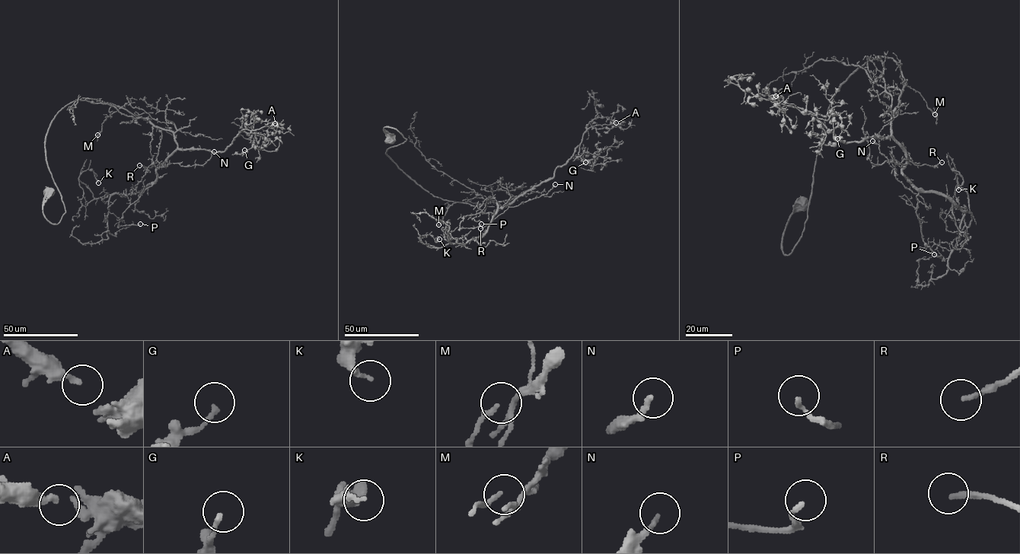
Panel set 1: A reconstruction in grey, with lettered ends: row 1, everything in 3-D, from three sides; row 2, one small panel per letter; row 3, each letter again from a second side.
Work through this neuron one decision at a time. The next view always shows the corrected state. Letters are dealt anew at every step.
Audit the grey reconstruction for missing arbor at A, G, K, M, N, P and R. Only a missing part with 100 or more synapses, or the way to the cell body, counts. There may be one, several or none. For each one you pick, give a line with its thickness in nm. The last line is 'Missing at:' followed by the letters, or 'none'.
Missing at: none

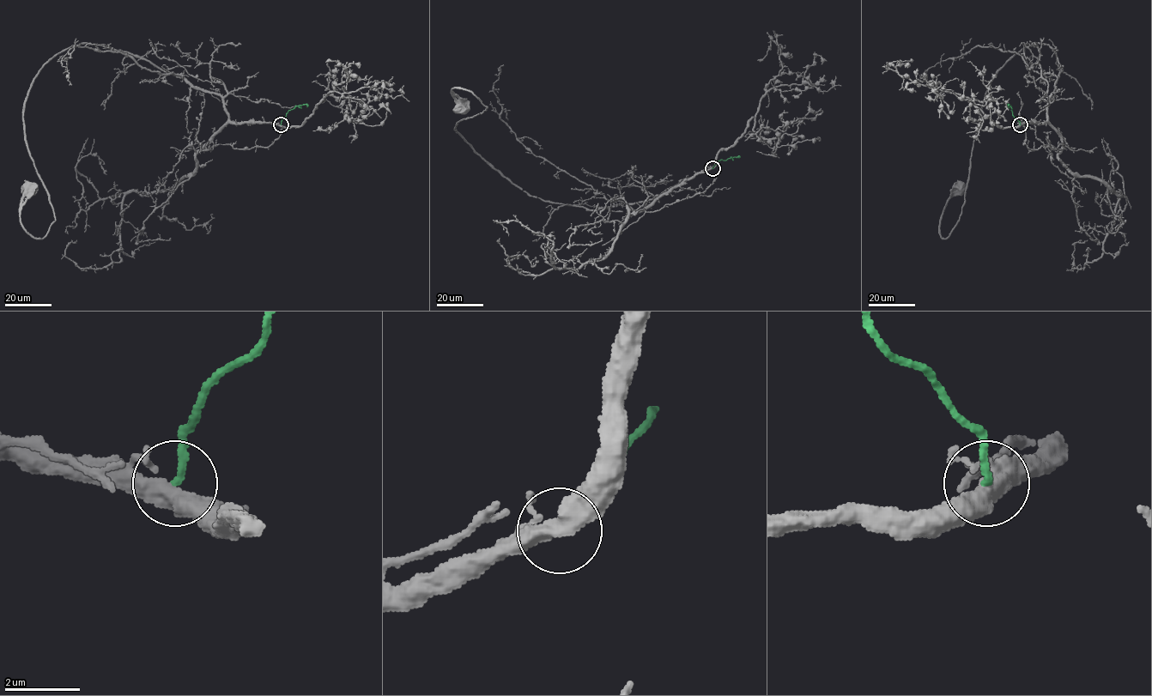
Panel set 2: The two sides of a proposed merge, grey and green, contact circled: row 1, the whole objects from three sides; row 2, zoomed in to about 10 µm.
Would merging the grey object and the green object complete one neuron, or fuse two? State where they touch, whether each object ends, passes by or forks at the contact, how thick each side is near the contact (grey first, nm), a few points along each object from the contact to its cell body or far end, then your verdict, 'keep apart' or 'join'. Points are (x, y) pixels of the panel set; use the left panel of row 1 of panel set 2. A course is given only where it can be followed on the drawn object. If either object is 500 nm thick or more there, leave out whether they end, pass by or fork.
(281, 124) | grey passes by | green ends | 480/200 nm | grey via (280, 124), (232, 122), (219, 95), (72, 45), (23, 111), (55, 220), (43, 238), (21, 220), (28, 189) | green via (280, 124), (289, 110), (301, 105), (307, 106) | keep apart

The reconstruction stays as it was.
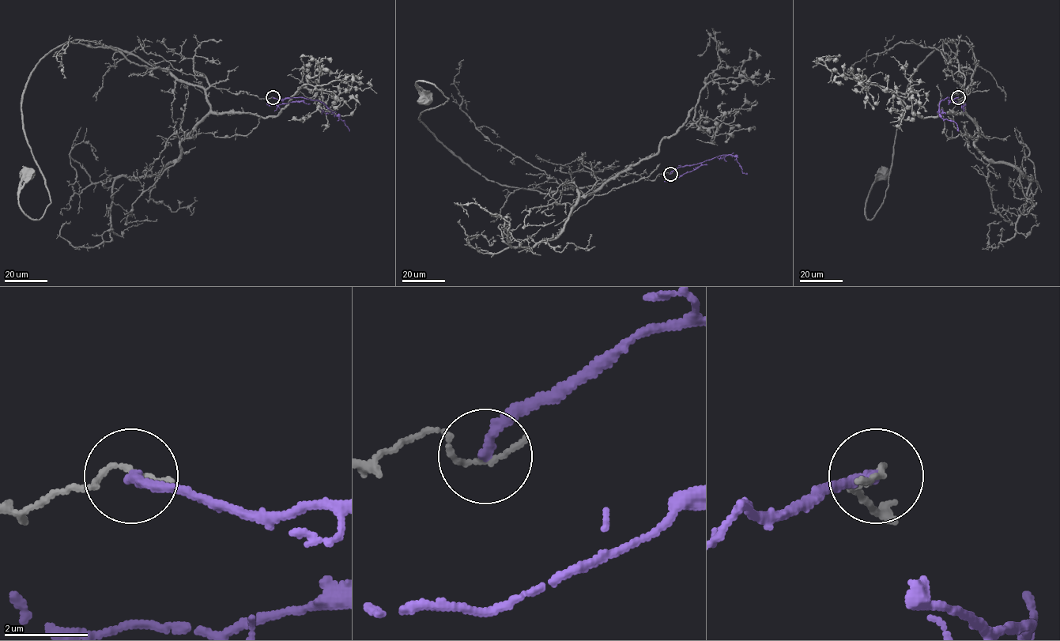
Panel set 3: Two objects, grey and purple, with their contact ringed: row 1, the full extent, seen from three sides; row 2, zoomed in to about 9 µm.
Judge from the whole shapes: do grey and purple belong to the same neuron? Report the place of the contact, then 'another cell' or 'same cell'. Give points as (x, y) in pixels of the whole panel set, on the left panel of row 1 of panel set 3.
(273, 97) | another cell

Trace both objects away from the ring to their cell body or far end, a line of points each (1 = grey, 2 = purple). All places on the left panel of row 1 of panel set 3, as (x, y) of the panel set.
1: (273, 97), (66, 41), (21, 102), (50, 203), (39, 219), (19, 203), (26, 174)
2: (273, 97), (300, 97), (322, 102), (344, 121), (349, 131)

